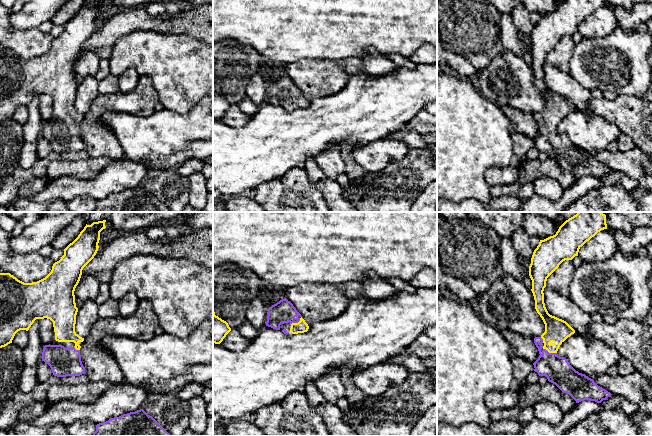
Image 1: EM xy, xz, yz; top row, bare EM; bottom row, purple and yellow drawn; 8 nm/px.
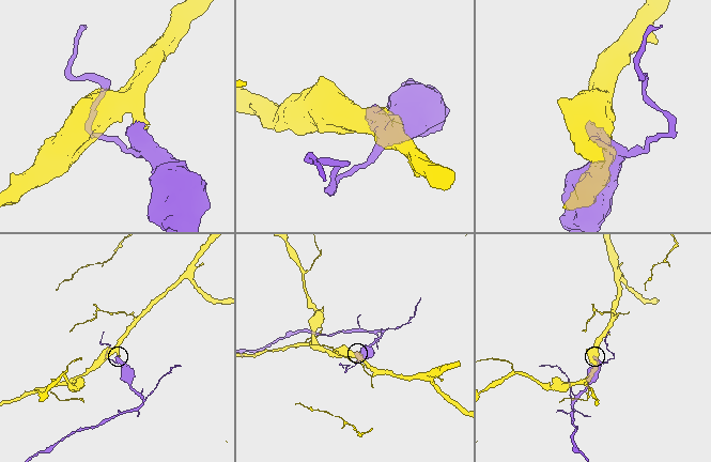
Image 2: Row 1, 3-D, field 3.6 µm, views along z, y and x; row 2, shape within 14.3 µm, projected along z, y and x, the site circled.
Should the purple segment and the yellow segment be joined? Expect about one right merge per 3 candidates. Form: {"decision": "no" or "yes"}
{"decision": "yes"}

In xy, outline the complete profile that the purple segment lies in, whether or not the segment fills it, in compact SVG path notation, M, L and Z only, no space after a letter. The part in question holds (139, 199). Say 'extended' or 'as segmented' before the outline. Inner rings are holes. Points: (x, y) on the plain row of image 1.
as segmented; M143 185L135 188L114 193L106 198L96 201L96 207L91 212L171 212L152 192L148 191Z

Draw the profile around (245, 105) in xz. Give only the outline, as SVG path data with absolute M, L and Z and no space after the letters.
M245 95L245 97L239 102L238 107L242 112L247 114L250 119L260 108L260 106L254 104L247 95Z

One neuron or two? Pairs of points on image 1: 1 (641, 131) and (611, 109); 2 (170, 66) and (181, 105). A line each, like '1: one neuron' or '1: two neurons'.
1: one neuron
2: one neuron

